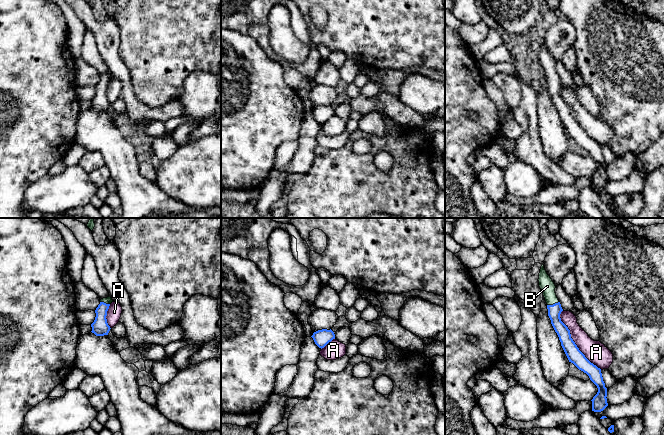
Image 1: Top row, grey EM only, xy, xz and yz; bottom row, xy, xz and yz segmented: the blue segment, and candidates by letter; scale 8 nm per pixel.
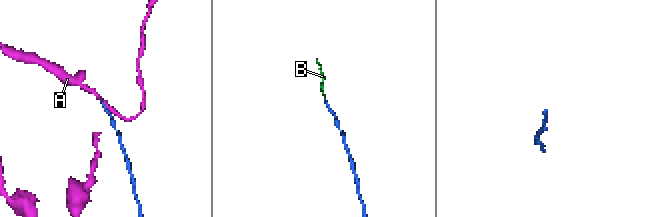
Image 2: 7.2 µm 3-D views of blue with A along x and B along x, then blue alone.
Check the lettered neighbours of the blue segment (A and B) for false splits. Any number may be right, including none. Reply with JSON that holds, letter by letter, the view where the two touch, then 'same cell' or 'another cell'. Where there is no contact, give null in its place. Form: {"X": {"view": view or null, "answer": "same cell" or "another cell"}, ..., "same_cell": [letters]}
{"A": {"view": "yz", "answer": "another cell"}, "B": {"view": "yz", "answer": "same cell"}, "same_cell": ["B"]}

